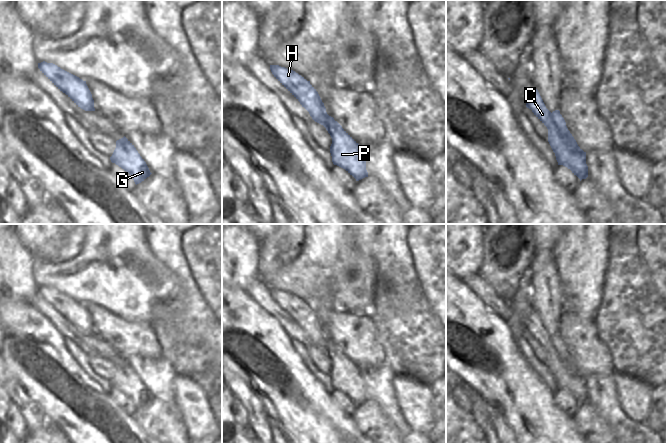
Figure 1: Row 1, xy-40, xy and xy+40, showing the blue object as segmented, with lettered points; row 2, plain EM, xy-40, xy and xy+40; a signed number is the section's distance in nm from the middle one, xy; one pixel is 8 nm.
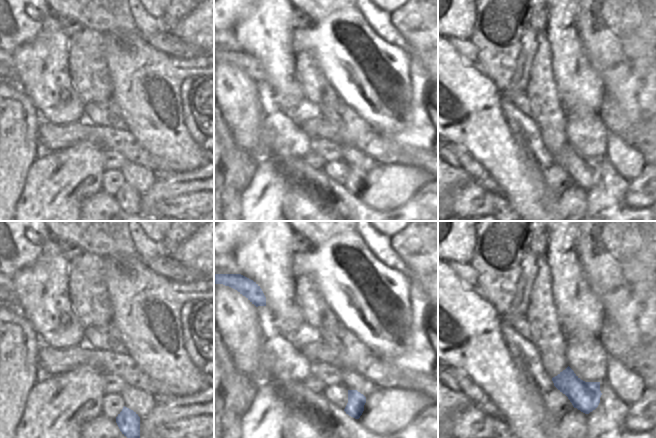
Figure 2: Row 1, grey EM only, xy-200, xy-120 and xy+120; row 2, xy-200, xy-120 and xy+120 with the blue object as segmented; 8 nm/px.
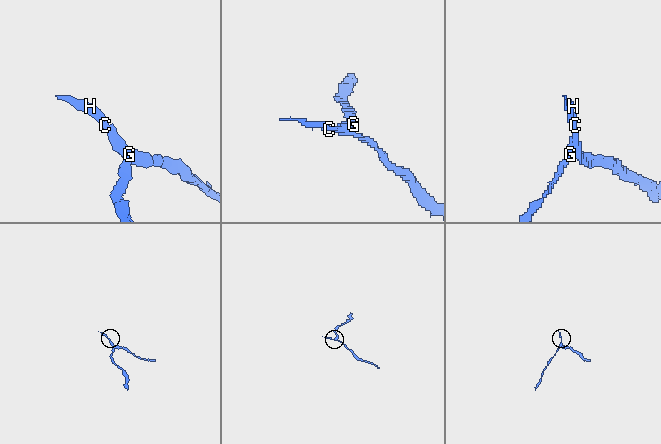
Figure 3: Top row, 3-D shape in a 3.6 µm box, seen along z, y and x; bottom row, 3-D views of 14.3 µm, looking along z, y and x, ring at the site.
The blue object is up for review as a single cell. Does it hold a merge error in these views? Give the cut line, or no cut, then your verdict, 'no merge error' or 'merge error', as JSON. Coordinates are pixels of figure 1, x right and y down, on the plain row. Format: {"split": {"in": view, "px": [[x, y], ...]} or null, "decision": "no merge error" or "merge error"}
{"split": {"in": "xy+40", "px": [[551, 337], [559, 361], [581, 382], [583, 392], [580, 395]]}, "decision": "merge error"}

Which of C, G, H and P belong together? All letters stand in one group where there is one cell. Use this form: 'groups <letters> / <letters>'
groups C H / G P

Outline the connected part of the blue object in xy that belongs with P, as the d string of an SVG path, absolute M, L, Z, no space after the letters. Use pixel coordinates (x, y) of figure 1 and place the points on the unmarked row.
M328 340L328 350L336 362L334 376L331 377L333 388L345 393L356 405L368 401L360 369L331 340Z

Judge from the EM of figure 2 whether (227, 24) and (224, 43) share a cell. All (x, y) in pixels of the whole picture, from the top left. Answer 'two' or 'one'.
two

